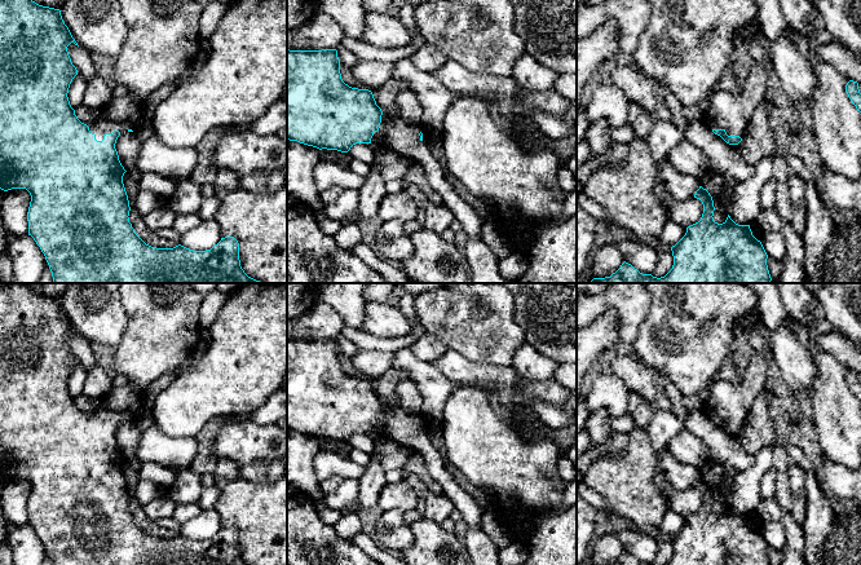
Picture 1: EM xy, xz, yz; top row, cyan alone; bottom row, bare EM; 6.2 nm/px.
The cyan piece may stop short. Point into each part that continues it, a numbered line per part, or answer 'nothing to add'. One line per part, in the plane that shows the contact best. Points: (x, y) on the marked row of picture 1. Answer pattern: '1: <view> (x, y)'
1: xy (126, 113)

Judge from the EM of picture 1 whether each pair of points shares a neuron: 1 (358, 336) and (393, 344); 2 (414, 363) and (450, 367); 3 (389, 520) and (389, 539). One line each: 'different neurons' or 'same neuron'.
1: same neuron
2: different neurons
3: same neuron

